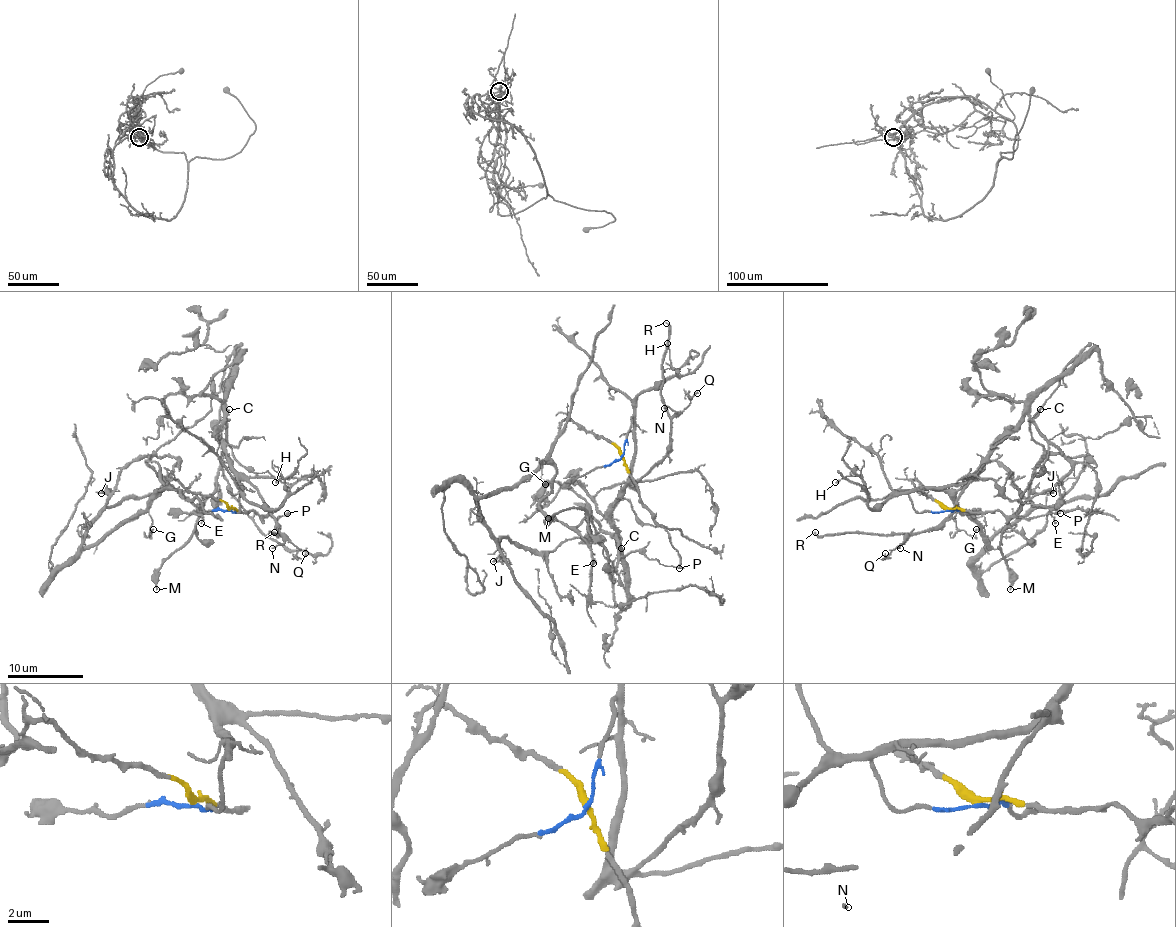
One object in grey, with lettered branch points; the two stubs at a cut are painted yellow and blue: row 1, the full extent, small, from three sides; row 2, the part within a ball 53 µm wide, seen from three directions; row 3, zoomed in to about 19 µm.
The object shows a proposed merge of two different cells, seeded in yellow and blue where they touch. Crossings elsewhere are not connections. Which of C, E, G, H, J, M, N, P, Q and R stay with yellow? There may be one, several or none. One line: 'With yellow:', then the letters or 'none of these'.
With yellow: E, G, J, P

